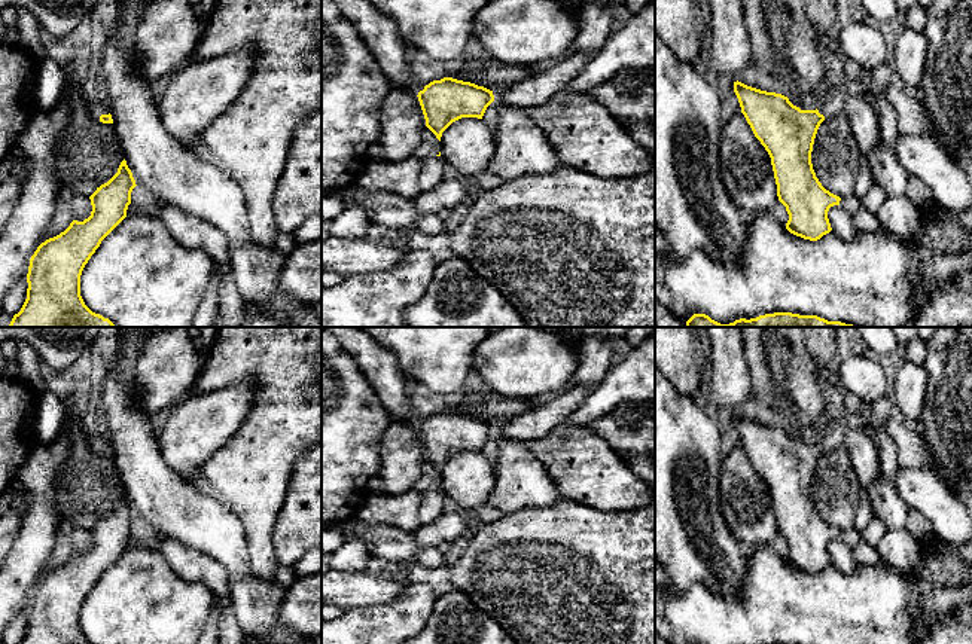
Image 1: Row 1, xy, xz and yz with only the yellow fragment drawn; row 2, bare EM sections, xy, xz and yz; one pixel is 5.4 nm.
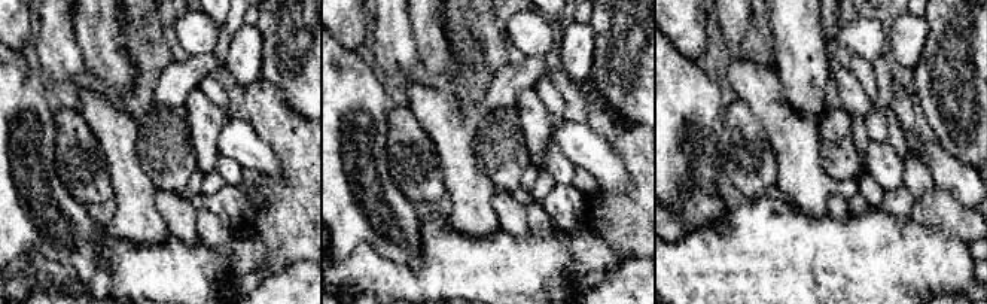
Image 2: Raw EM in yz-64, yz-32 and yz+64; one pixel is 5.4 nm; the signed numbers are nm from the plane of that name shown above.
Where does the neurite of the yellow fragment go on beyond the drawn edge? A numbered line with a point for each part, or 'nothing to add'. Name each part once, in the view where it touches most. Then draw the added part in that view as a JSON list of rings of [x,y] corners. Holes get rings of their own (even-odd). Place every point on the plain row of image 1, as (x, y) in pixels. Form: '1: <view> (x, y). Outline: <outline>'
1: xy (97, 442). Outline: [[[94,434],[94,436],[91,437],[89,448],[91,448],[95,454],[100,454],[100,449],[101,449],[101,448],[109,448],[109,446],[110,446],[109,437],[104,437],[104,436],[100,436],[100,434]]]

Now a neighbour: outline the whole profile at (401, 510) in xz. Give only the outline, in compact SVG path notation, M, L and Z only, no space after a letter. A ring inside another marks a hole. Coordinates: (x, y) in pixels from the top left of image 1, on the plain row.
M415 489L397 495L369 494L360 504L356 519L366 525L391 525L406 532L423 527L418 515L421 494Z

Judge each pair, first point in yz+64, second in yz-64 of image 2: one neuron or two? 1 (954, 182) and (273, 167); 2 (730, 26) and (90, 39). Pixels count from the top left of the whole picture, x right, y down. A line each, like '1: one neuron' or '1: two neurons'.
1: one neuron
2: two neurons

